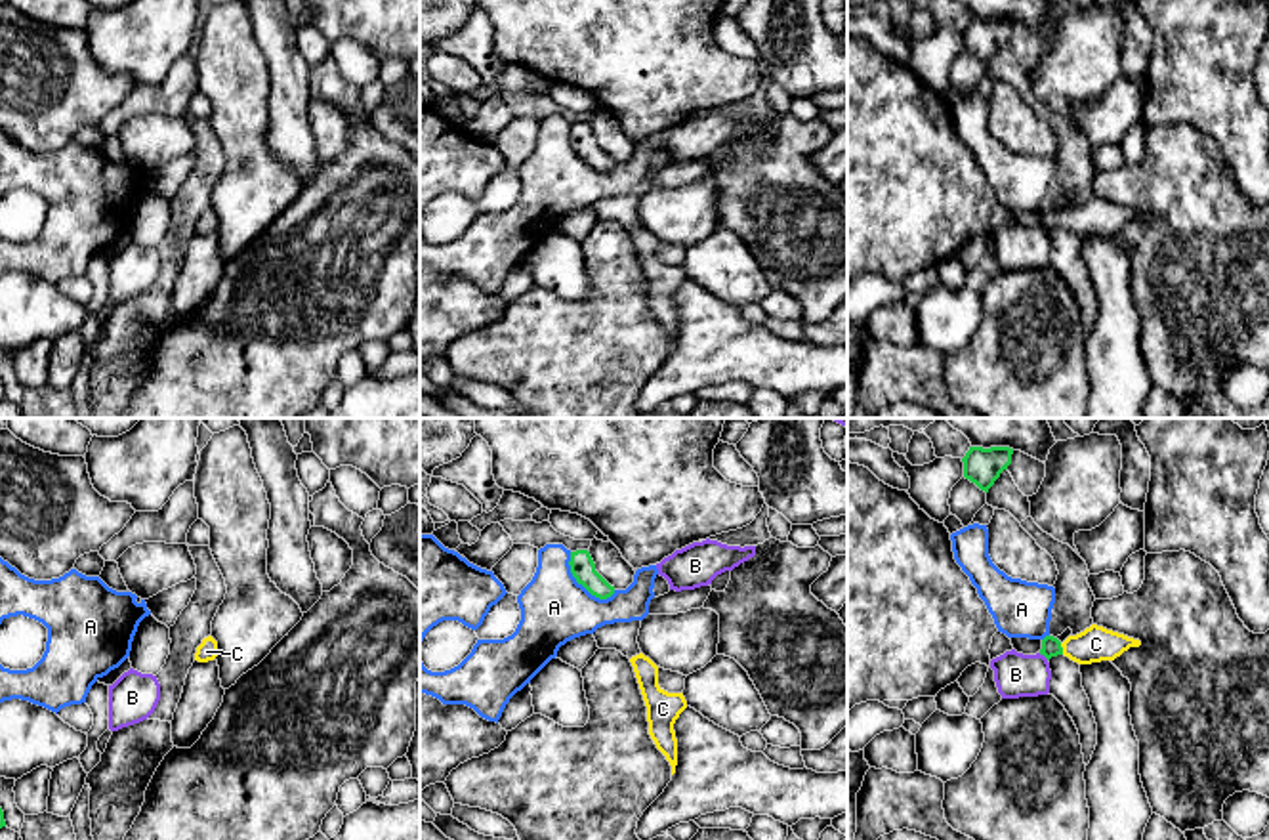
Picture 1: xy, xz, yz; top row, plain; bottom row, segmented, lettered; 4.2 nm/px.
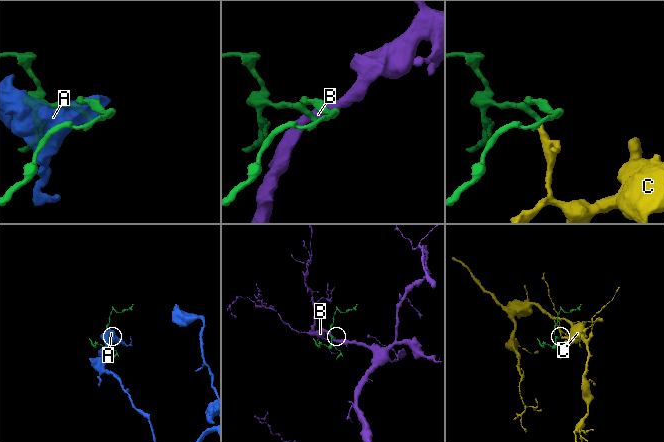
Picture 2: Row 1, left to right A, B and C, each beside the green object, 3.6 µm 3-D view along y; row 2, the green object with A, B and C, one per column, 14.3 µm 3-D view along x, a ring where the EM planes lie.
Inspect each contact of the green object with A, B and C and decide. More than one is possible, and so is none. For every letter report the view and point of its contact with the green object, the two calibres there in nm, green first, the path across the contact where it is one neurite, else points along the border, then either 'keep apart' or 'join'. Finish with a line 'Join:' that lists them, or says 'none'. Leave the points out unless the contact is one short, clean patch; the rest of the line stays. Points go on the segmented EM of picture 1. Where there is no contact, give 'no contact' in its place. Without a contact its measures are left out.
A: meets green in xz at (582, 585); 110 nm thick on the green side, 280 nm on the other; keep apart
B: meets green in yz at (1044, 655); 80 nm thick on the green side, 190 nm on the other; border along yz (1039, 653), (1048, 659); keep apart
C: meets green in yz at (1061, 650); 80 nm thick on the green side, 150 nm on the other; runs through yz (1050, 646), (1061, 650), (1096, 644); join
Join: C

